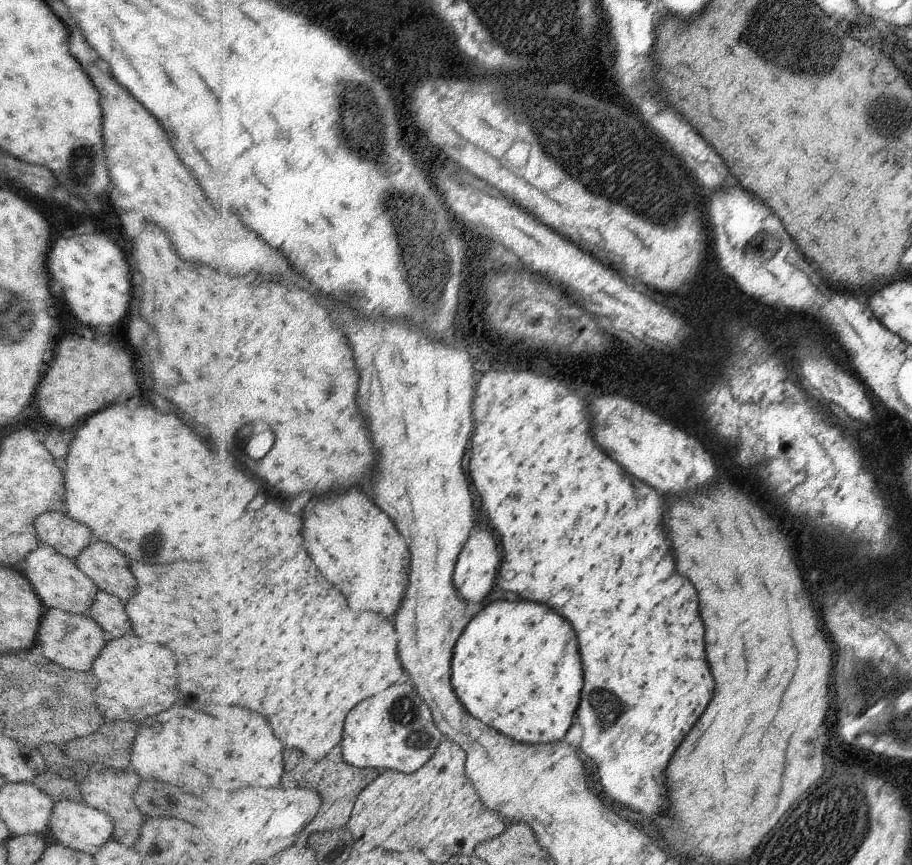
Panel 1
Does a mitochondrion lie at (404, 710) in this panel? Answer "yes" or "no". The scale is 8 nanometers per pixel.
yes

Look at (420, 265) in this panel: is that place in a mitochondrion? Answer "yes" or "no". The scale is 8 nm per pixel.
yes

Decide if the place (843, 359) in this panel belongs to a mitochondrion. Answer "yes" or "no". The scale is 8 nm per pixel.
no

